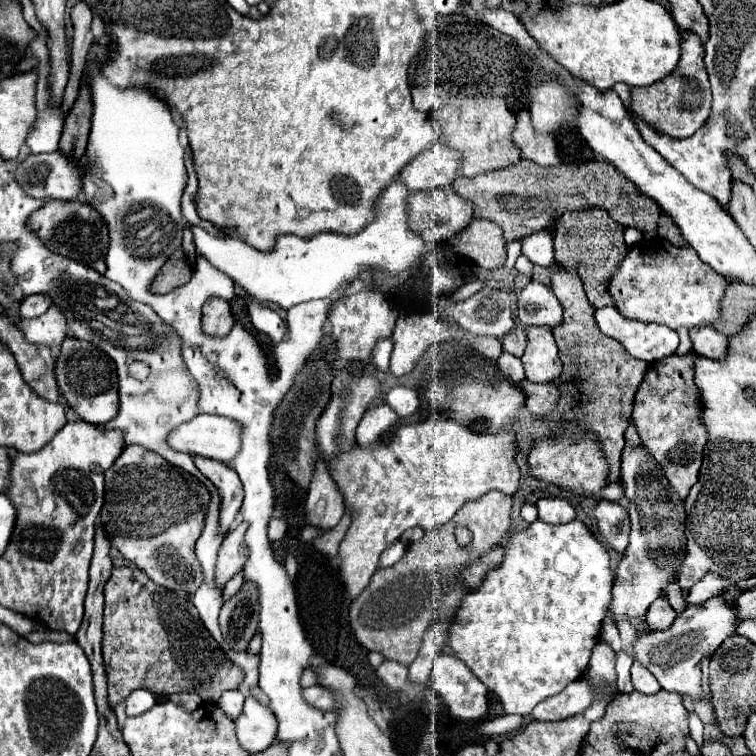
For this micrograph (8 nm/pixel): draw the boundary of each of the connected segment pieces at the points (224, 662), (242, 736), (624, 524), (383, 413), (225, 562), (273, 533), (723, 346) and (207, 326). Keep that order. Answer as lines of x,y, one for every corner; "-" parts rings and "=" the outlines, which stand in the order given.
115,567
105,585
103,661
111,707
135,689
173,695
177,687
197,691
205,703
217,703
223,691
239,689
245,679
245,671
231,663
209,635
193,603
185,595
155,585
135,567
=
255,697
245,699
245,707
237,717
237,739
249,753
259,753
275,743
277,717
=
601,499
593,513
597,517
597,527
603,539
609,543
611,549
623,553
627,549
627,541
631,533
631,519
627,507
623,503
=
387,403
371,407
357,427
357,443
361,447
375,447
381,435
387,433
397,423
397,419
397,413
=
239,525
225,537
221,545
221,553
217,559
219,585
225,585
237,571
241,571
241,565
245,565
245,561
249,559
249,549
245,547
245,531
247,525
=
271,519
269,523
269,539
271,541
281,541
287,535
287,521
285,519
=
697,327
697,329
689,329
691,341
693,341
693,349
697,351
697,355
707,357
707,359
723,359
729,351
729,341
725,335
717,333
713,327
=
211,297
205,307
203,307
203,329
209,335
227,335
229,329
233,327
235,319
231,315
229,301

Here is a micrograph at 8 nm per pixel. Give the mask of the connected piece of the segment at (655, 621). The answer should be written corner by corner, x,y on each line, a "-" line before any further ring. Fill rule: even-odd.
659,597
645,613
645,623
649,625
651,631
665,631
673,625
677,613
673,611
673,607
669,605
669,601
665,597

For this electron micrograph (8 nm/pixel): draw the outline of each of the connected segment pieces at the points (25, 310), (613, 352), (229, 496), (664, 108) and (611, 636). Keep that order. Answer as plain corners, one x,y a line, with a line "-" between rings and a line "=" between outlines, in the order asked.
37,293
37,295
29,295
23,299
21,303
21,317
37,317
43,315
51,305
51,297
49,293
=
557,269
555,275
553,275
551,289
557,295
557,299
561,301
561,305
563,305
563,323
557,329
553,329
553,337
555,337
557,347
559,347
559,357
563,361
563,375
555,381
557,387
561,389
561,401
559,401
557,409
545,421
549,423
551,429
557,429
559,423
563,423
563,421
577,421
583,427
587,427
589,431
595,431
597,437
601,439
603,453
605,453
605,457
607,457
607,461
611,465
609,481
619,481
619,457
621,457
621,449
625,445
623,433
625,433
627,421
631,417
635,393
637,393
639,383
643,381
649,365
645,361
635,359
633,355
629,355
625,349
621,349
619,341
615,341
613,337
603,335
597,329
597,325
593,321
595,309
593,309
593,305
589,305
589,301
585,297
585,291
583,291
583,285
581,285
581,279
577,275
567,273
563,269
=
193,457
195,465
199,467
199,471
203,475
207,475
213,485
219,489
221,497
223,497
223,507
221,507
221,529
229,529
235,521
235,515
241,509
241,501
243,501
243,489
241,489
241,481
237,477
237,473
215,459
209,457
=
681,31
681,57
675,71
649,87
633,87
629,111
643,117
653,129
675,139
691,137
699,127
705,125
711,113
711,85
703,63
703,43
697,39
697,33
=
605,617
603,621
603,631
601,631
601,639
605,639
615,651
619,649
621,651
621,639
619,639
619,631
617,631
617,625
613,625
613,621
609,621

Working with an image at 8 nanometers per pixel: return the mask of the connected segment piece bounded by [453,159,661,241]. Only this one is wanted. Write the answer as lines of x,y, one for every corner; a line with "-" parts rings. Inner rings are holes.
595,159
585,165
559,165
557,169
541,167
533,161
521,161
515,169
499,169
493,173
481,173
473,179
459,177
453,183
453,189
473,201
477,207
477,217
495,221
503,231
507,241
529,237
537,231
553,227
561,213
581,211
589,207
605,209
611,219
619,221
623,227
635,227
645,237
653,239
657,235
657,223
661,217
661,207
625,179
613,165
607,161

